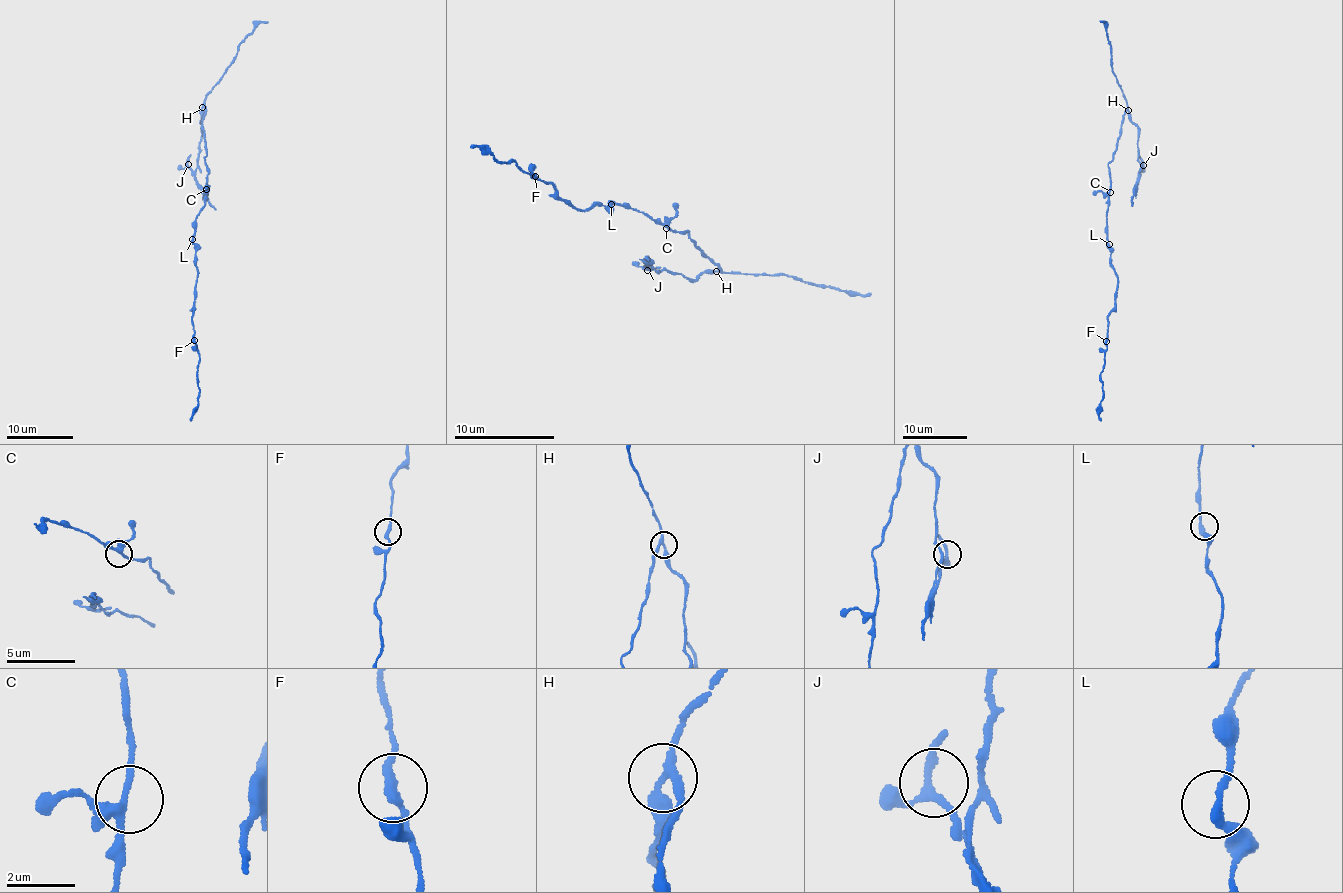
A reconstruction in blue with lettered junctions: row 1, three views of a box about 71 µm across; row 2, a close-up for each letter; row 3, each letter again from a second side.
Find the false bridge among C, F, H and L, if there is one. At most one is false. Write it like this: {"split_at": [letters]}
{"split_at": ["H"]}

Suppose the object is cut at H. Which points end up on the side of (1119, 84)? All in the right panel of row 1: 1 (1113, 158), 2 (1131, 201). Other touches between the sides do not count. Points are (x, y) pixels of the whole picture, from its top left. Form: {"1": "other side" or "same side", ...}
{"1": "same side", "2": "other side"}

